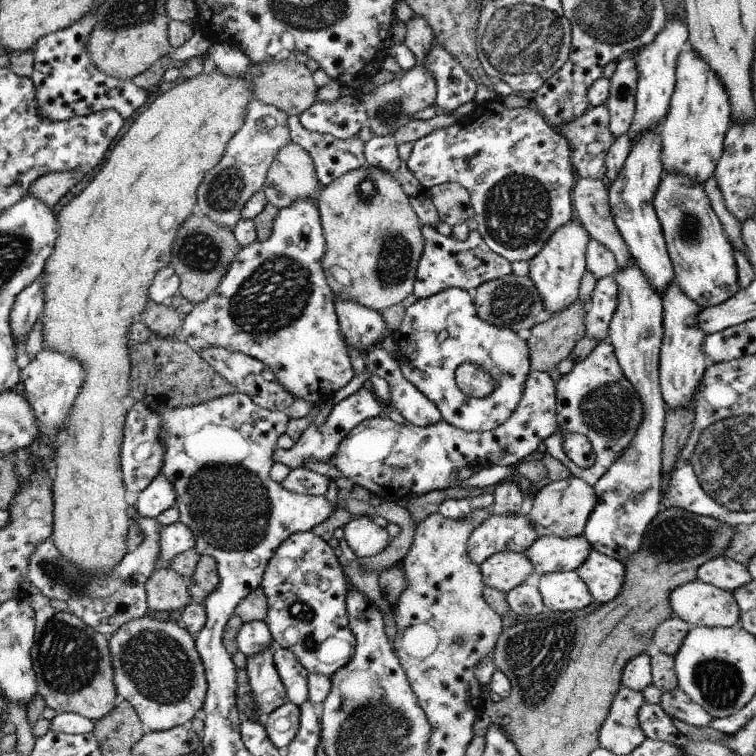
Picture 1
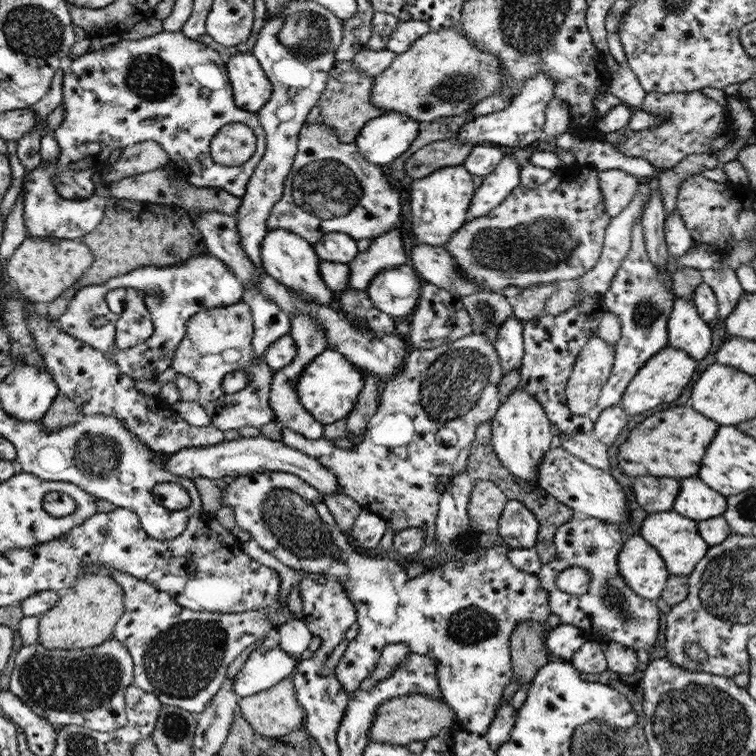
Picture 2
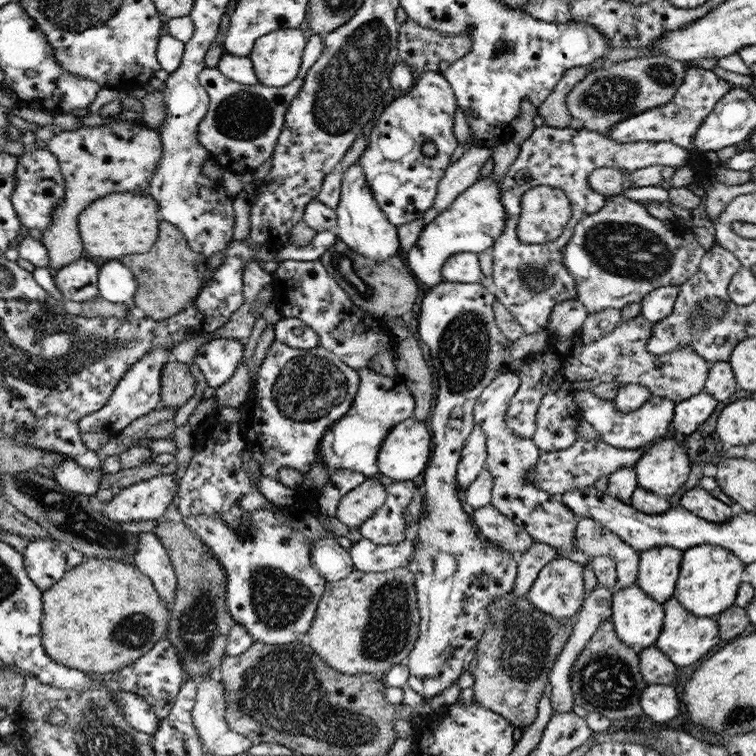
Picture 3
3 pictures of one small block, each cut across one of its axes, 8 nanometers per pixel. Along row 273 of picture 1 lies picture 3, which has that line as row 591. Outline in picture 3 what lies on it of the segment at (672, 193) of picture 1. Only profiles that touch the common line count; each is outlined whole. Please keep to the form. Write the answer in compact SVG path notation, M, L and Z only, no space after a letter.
M698 545L683 551L674 598L690 614L716 618L735 604L738 589L745 579L745 564L730 550L713 545Z

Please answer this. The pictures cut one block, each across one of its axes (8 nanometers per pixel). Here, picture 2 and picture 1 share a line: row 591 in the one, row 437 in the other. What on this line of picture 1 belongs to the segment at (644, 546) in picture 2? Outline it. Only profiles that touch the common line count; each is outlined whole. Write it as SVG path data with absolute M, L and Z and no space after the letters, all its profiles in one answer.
M635 259L630 260L624 270L617 270L614 280L618 286L617 307L605 341L612 344L624 376L628 378L628 382L634 386L636 394L642 400L644 420L632 442L622 451L620 458L596 482L594 492L598 502L586 522L583 535L593 550L625 563L626 558L630 558L640 550L646 526L654 520L654 516L660 510L664 490L662 436L668 408L660 390L658 370L663 337L661 295L654 290L654 286L644 276Z

